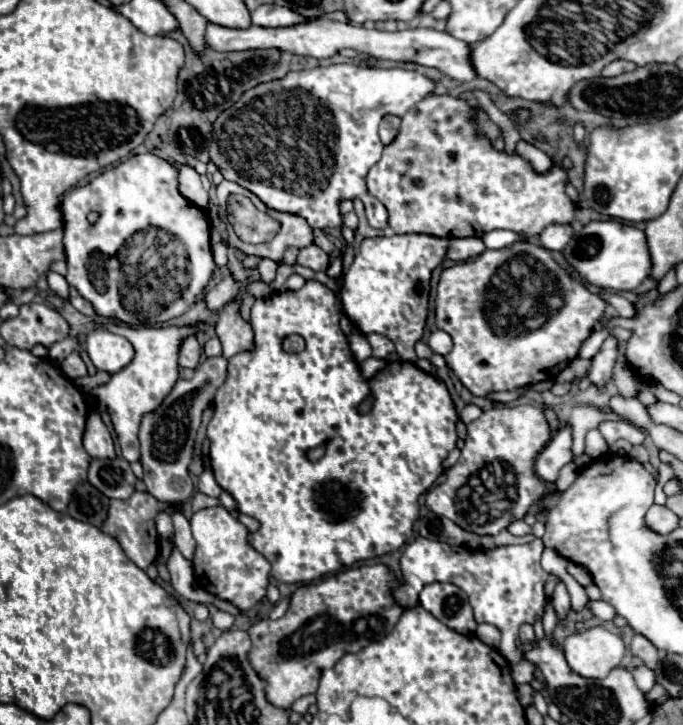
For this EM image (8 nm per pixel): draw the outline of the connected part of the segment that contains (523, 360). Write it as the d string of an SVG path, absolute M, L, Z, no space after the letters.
M519 240L509 248L485 250L471 264L443 270L437 292L437 328L453 338L453 350L445 360L471 394L485 398L491 392L553 380L577 356L593 324L603 318L607 302L561 268L549 250Z

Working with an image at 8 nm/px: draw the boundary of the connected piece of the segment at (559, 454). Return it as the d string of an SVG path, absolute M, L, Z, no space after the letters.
M565 424L557 430L557 434L551 438L551 442L545 446L545 450L537 456L535 472L539 478L547 482L555 482L559 476L559 470L573 460L571 456L571 424Z

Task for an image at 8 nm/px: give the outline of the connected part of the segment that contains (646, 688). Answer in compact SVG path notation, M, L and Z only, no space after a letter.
M647 666L635 668L635 670L633 670L633 678L635 678L635 682L637 682L637 686L639 686L639 690L641 690L643 694L651 692L651 688L655 686L655 674L653 674L653 670L649 670Z

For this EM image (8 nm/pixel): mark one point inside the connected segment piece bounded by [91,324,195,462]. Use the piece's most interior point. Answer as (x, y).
(139, 388)

